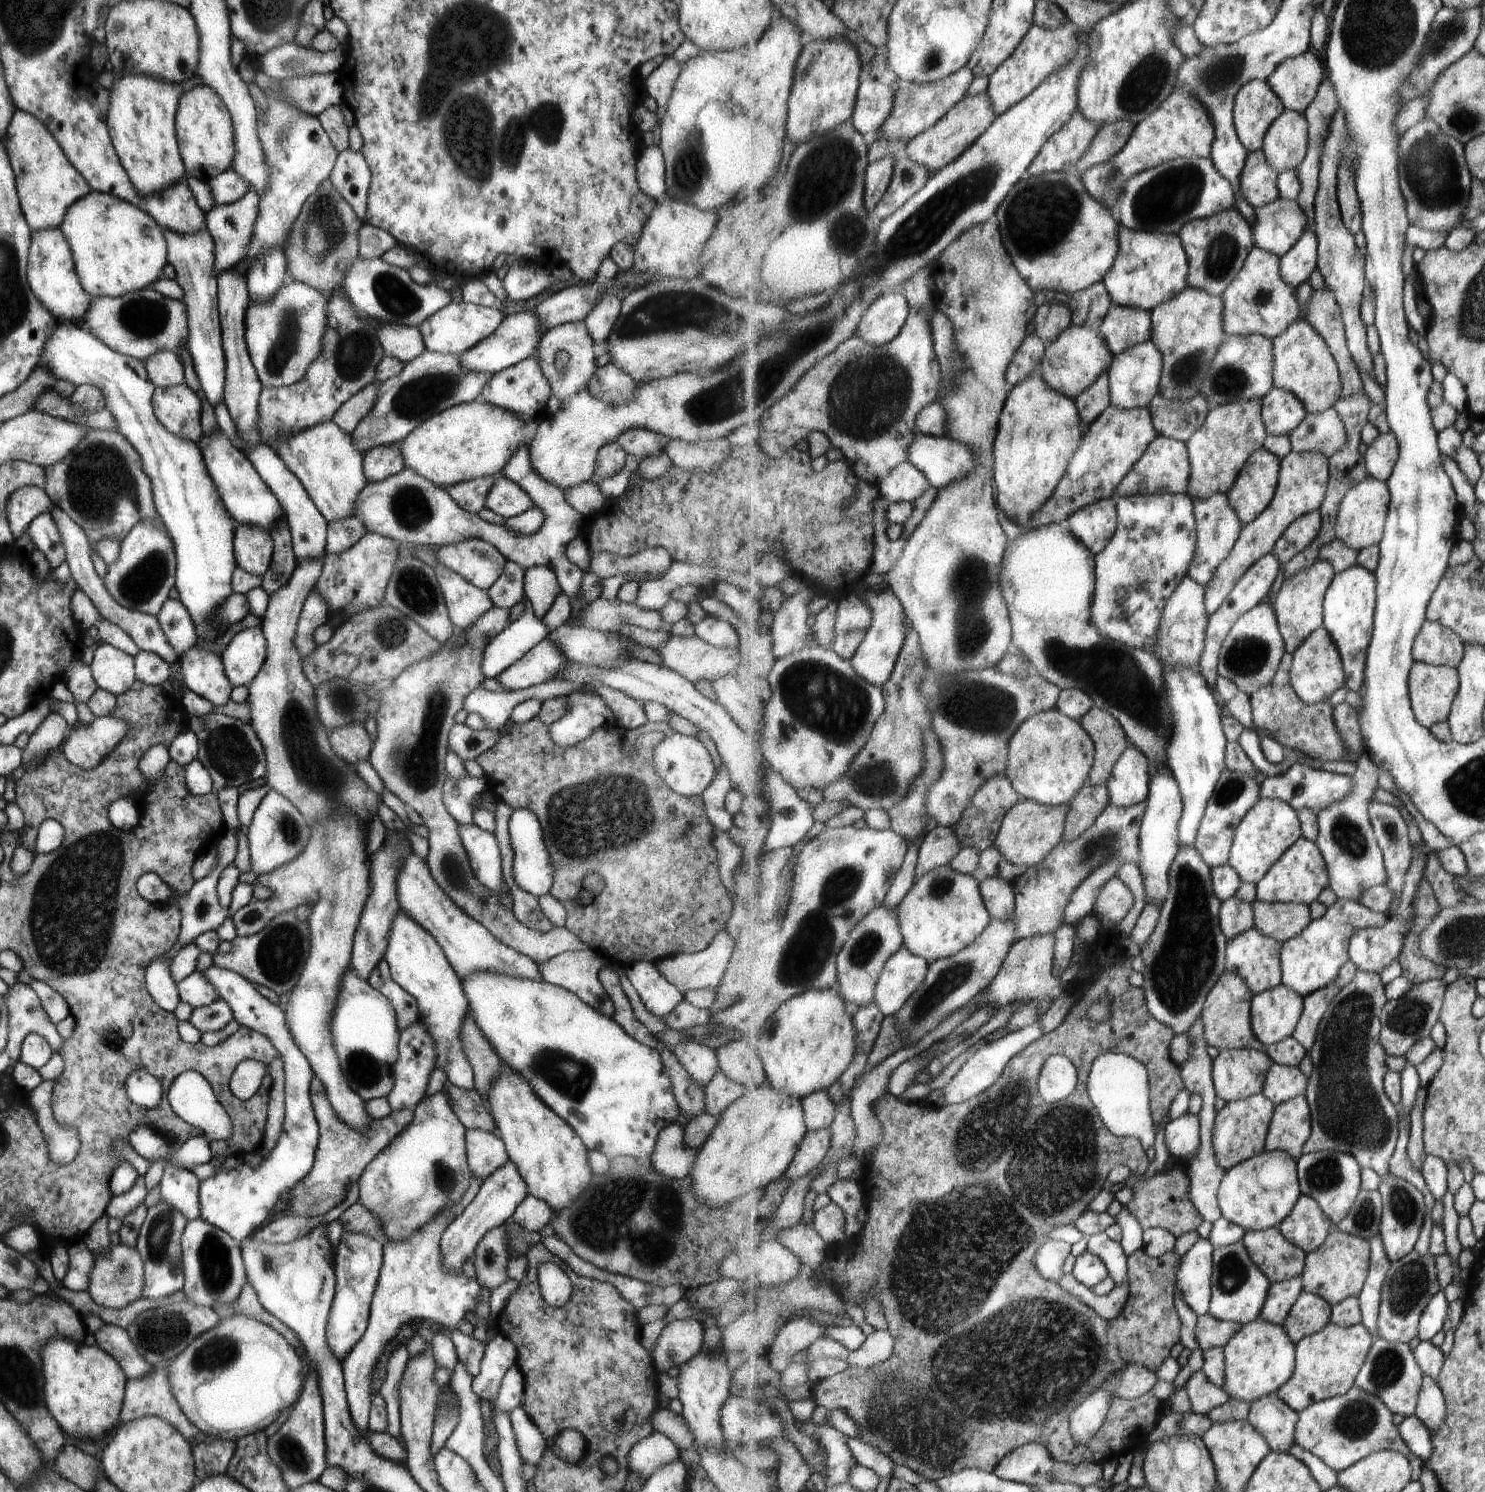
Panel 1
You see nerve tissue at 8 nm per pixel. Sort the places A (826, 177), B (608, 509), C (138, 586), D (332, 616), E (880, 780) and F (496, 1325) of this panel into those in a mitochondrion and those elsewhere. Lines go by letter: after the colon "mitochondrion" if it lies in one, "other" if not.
A: mitochondrion
B: other
C: mitochondrion
D: other
E: mitochondrion
F: other

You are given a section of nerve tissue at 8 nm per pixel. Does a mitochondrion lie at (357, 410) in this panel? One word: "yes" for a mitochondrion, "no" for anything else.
no

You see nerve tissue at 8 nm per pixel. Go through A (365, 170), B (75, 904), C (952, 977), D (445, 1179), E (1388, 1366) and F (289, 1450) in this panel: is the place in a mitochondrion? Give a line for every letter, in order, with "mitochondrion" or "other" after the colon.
A: other
B: mitochondrion
C: mitochondrion
D: mitochondrion
E: mitochondrion
F: mitochondrion

